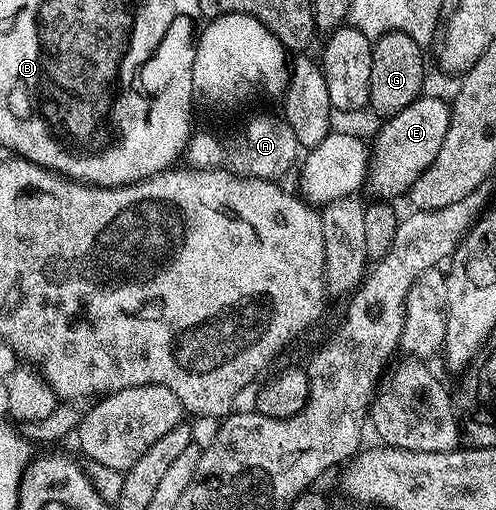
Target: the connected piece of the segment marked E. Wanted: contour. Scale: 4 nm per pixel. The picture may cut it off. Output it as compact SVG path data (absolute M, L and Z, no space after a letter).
M422 94L420 99L416 99L407 109L403 109L397 115L390 115L382 122L377 134L371 139L371 154L369 156L369 174L367 176L367 191L373 197L380 197L385 201L396 200L396 195L404 196L410 187L415 185L415 181L435 161L435 153L443 149L443 137L447 137L449 128L449 114L451 107L437 95Z

